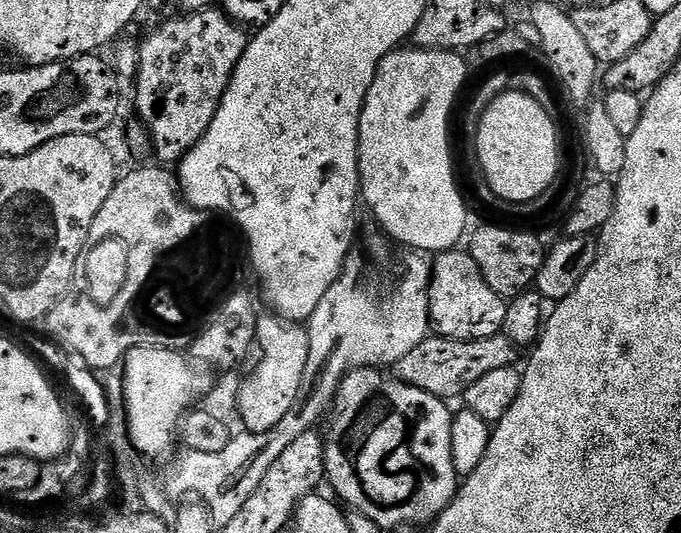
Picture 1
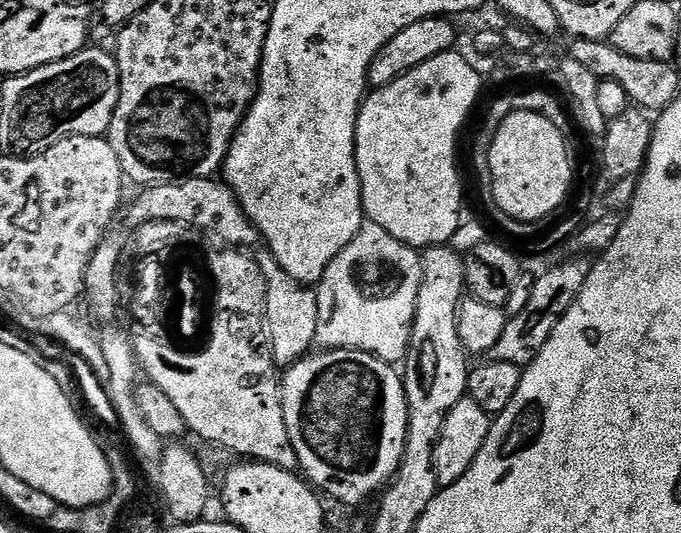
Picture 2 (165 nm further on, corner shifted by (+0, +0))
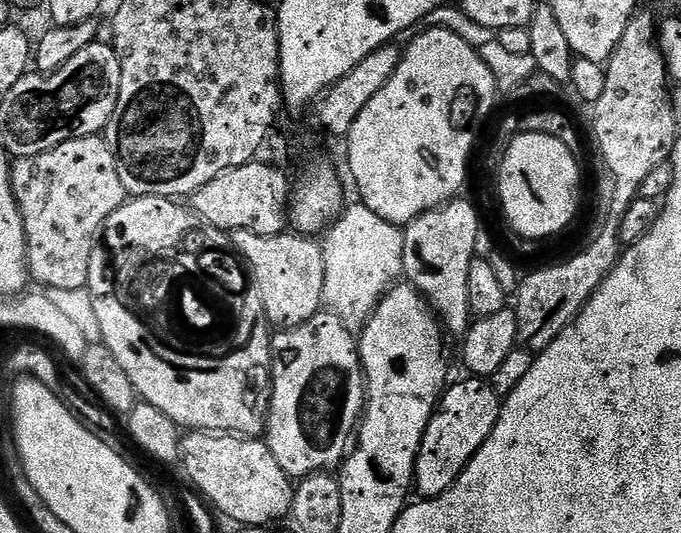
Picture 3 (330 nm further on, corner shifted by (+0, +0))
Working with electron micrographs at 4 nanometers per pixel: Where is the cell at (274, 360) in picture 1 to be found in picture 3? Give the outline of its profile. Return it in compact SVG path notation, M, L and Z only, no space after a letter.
M285 230L276 236L234 232L230 237L235 251L256 265L257 290L261 292L265 318L270 325L281 329L297 328L320 313L324 304L326 262L319 239L292 230Z

